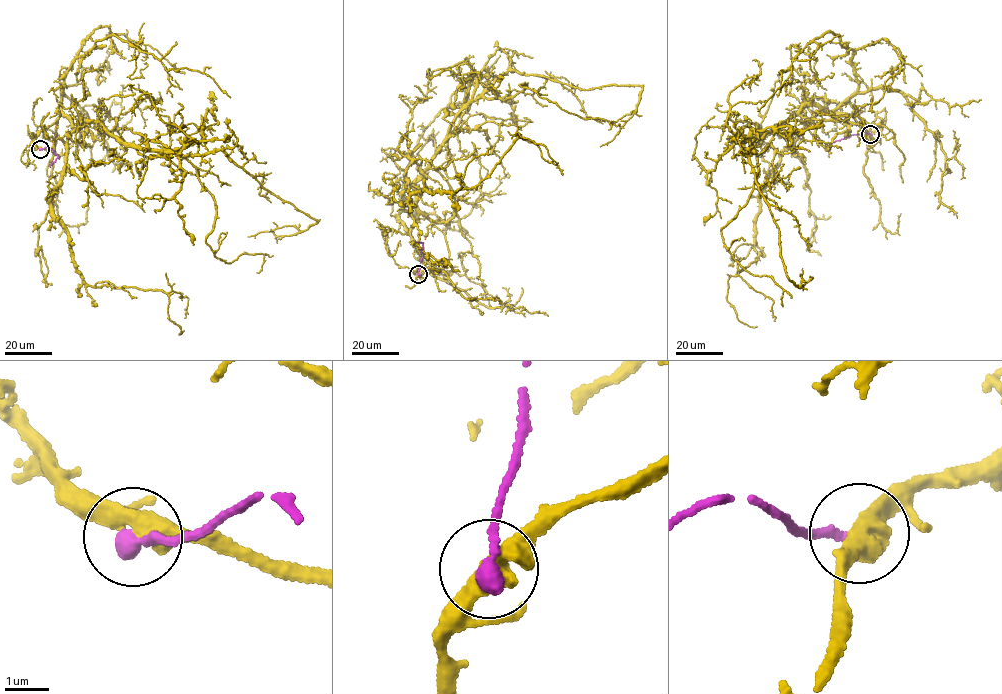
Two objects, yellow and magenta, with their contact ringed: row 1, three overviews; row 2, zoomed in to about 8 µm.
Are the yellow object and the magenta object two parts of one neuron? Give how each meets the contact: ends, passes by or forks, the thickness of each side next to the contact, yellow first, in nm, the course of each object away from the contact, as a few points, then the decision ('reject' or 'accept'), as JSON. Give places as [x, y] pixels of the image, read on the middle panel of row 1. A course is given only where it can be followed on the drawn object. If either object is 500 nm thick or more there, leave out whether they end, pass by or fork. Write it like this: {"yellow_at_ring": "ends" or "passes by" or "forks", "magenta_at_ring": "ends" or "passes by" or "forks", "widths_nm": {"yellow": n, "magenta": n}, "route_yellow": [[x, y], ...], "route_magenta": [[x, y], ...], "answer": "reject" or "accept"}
{"yellow_at_ring": "passes by", "magenta_at_ring": "ends", "widths_nm": {"yellow": 460, "magenta": 420}, "route_yellow": [[419, 274], [430, 265], [409, 233], [416, 183], [452, 121], [502, 74], [641, 87], [600, 146]], "route_magenta": [[418, 274], [423, 242], [416, 241]], "answer": "reject"}

